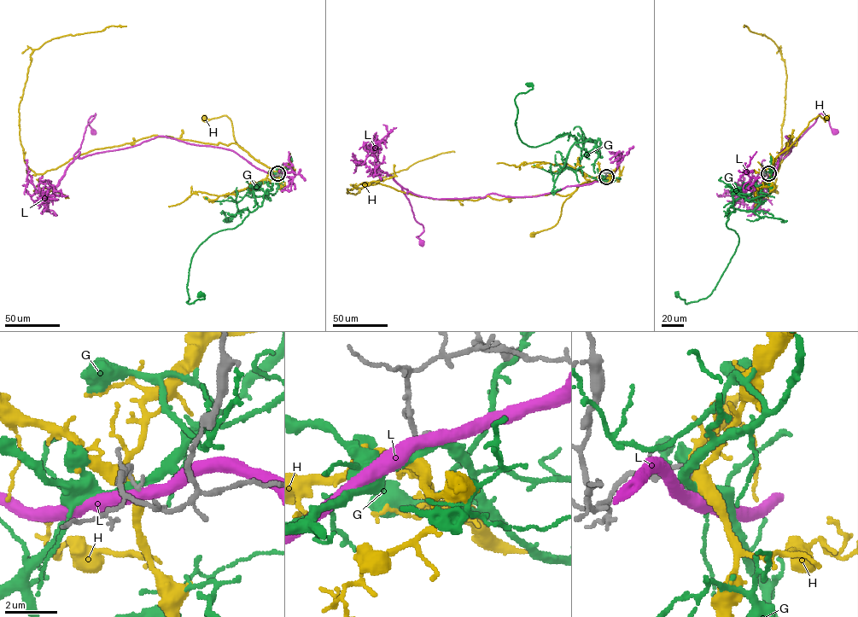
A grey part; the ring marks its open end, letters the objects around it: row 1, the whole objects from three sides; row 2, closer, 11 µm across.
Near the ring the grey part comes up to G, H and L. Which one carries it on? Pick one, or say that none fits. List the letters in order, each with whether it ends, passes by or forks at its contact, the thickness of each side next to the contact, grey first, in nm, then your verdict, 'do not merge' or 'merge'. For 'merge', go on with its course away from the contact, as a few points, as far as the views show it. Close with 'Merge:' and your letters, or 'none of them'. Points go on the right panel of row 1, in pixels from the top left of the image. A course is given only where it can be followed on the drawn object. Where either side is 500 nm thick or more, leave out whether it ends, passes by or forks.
G: it passes by | 200/280 nm | do not merge
H: it forks | 150/380 nm | merge | via (768, 173), (774, 160), (791, 144), (810, 121), (818, 116), (827, 118)
L: it passes by | 160/440 nm | do not merge
Merge: H

